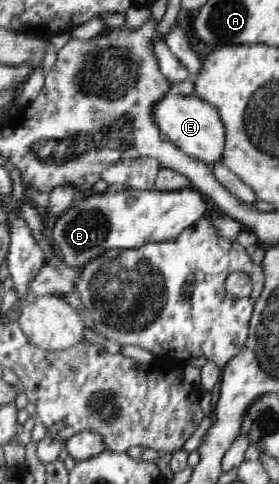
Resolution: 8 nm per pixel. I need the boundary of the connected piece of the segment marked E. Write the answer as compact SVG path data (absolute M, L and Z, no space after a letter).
M170 91L154 105L154 124L164 133L168 140L180 151L188 156L201 160L206 165L222 161L224 155L224 126L216 107L204 102L196 95L183 95Z

